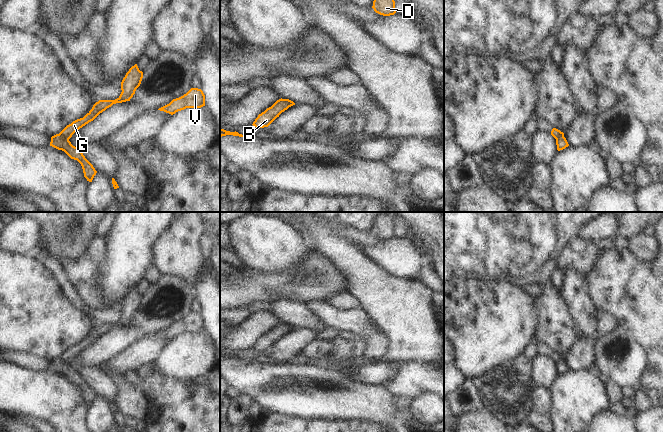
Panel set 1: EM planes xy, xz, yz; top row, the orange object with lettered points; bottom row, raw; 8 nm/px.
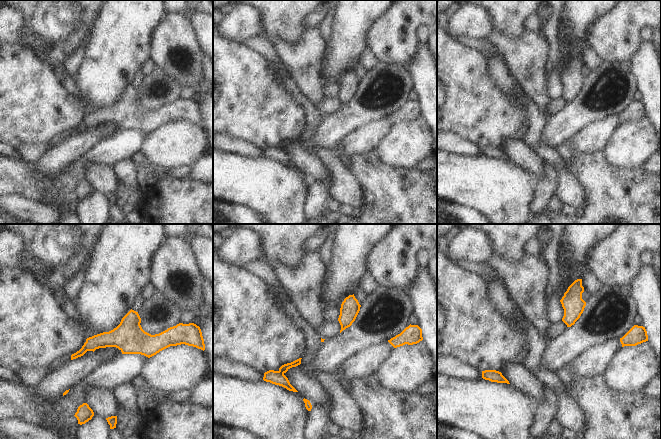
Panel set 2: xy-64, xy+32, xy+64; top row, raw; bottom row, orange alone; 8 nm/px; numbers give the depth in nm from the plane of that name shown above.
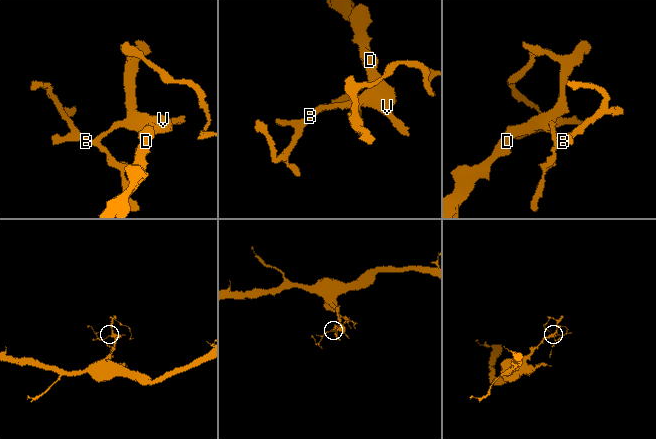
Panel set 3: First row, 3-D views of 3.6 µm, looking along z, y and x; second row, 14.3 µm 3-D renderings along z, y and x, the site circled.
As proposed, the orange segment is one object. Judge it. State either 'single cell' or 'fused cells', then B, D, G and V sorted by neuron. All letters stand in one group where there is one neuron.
fused cells; groups B / D G V

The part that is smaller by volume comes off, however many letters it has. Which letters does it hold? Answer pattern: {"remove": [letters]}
{"remove": ["B"]}

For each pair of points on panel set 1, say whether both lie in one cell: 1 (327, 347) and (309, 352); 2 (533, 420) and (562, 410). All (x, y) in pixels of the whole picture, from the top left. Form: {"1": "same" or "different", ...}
{"1": "same", "2": "different"}

